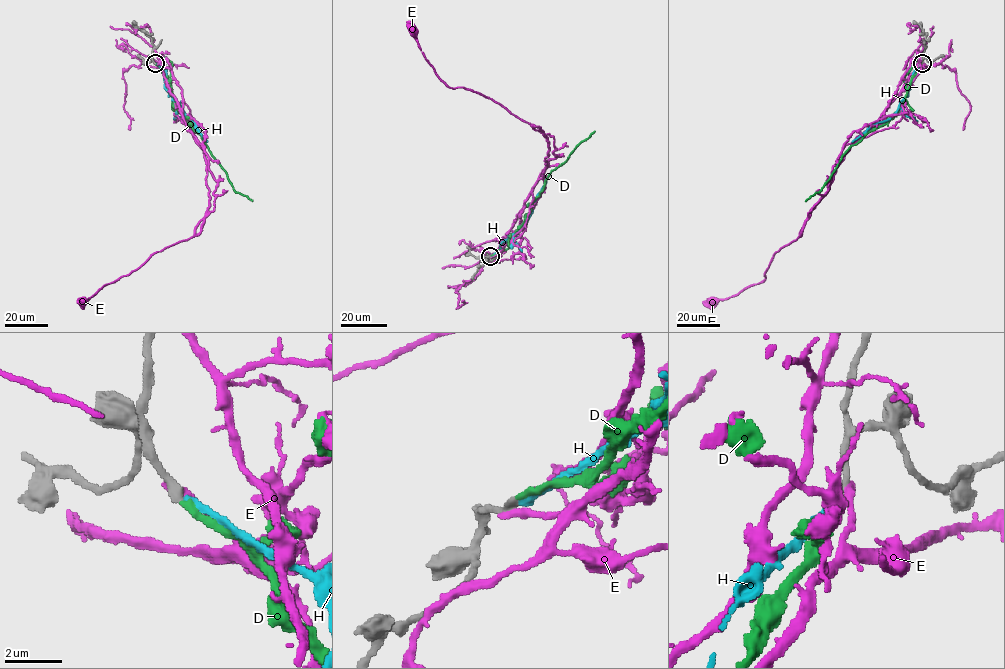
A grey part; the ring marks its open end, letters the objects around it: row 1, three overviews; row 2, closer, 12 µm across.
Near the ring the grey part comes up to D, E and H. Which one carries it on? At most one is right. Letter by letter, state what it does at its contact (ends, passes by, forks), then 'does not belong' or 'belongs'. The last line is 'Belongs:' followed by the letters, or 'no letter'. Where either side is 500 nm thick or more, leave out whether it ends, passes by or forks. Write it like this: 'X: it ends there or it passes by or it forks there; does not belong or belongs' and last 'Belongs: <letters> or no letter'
D: it ends there; belongs
E: it ends there; does not belong
H: it ends there; does not belong
Belongs: D

